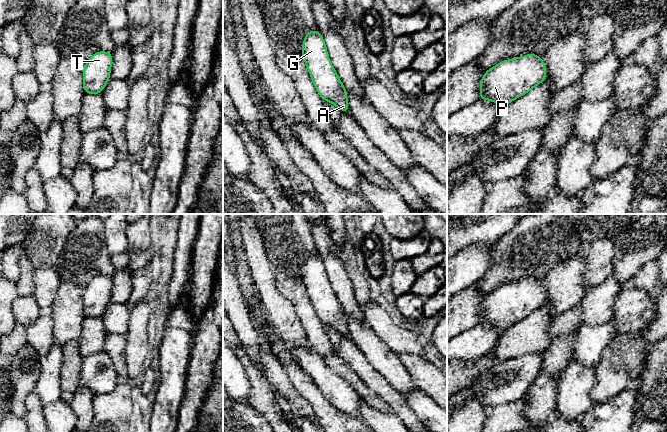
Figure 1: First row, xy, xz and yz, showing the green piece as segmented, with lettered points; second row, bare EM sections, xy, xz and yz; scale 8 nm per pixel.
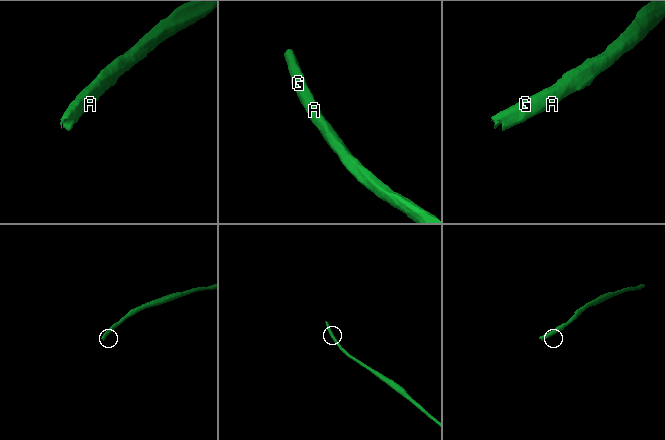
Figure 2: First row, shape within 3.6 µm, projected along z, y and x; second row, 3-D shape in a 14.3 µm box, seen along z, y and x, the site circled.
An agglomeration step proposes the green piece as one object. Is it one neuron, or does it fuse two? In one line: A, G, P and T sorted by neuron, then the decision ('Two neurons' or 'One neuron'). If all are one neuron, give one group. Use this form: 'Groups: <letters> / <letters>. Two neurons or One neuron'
Groups: A G P T. One neuron

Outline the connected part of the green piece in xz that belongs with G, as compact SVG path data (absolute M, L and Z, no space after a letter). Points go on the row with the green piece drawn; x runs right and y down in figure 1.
M319 31L307 32L302 45L302 56L321 98L349 113L347 92L330 62Z

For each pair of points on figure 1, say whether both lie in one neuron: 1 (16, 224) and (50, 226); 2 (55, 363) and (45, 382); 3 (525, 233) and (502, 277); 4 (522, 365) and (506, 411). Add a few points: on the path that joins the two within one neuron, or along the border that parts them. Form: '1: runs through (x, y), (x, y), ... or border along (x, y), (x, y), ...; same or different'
1: border along (32, 224), (25, 238), (20, 243); different
2: runs through (50, 368), (49, 377); same
3: runs through (525, 244), (510, 266); same
4: border along (522, 397), (508, 403), (496, 405), (487, 410); different

